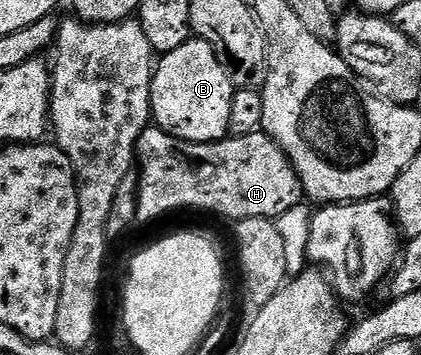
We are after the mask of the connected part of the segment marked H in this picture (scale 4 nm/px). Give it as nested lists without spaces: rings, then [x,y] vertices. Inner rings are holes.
[[[148,126],[140,134],[136,149],[136,171],[138,174],[138,220],[154,220],[165,212],[177,208],[207,208],[218,216],[227,216],[230,222],[248,218],[274,220],[292,206],[303,203],[302,183],[284,154],[282,147],[265,132],[259,130],[237,138],[218,140],[214,144],[193,144],[176,138],[157,126]]]

